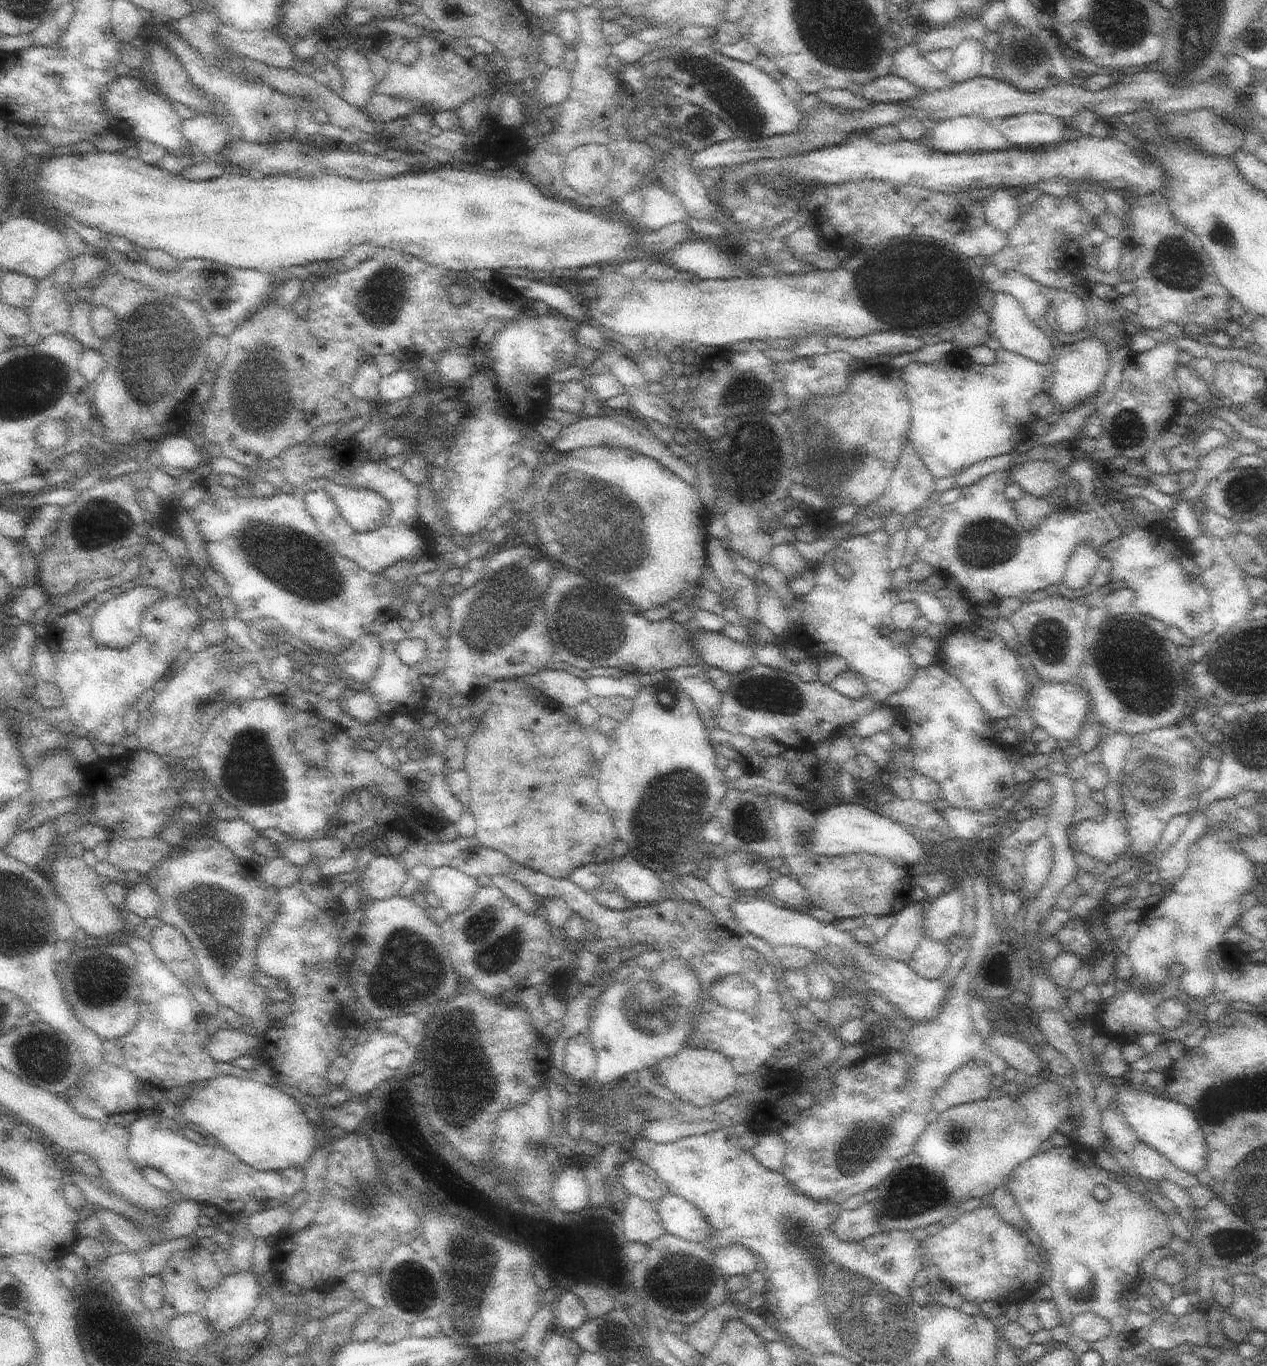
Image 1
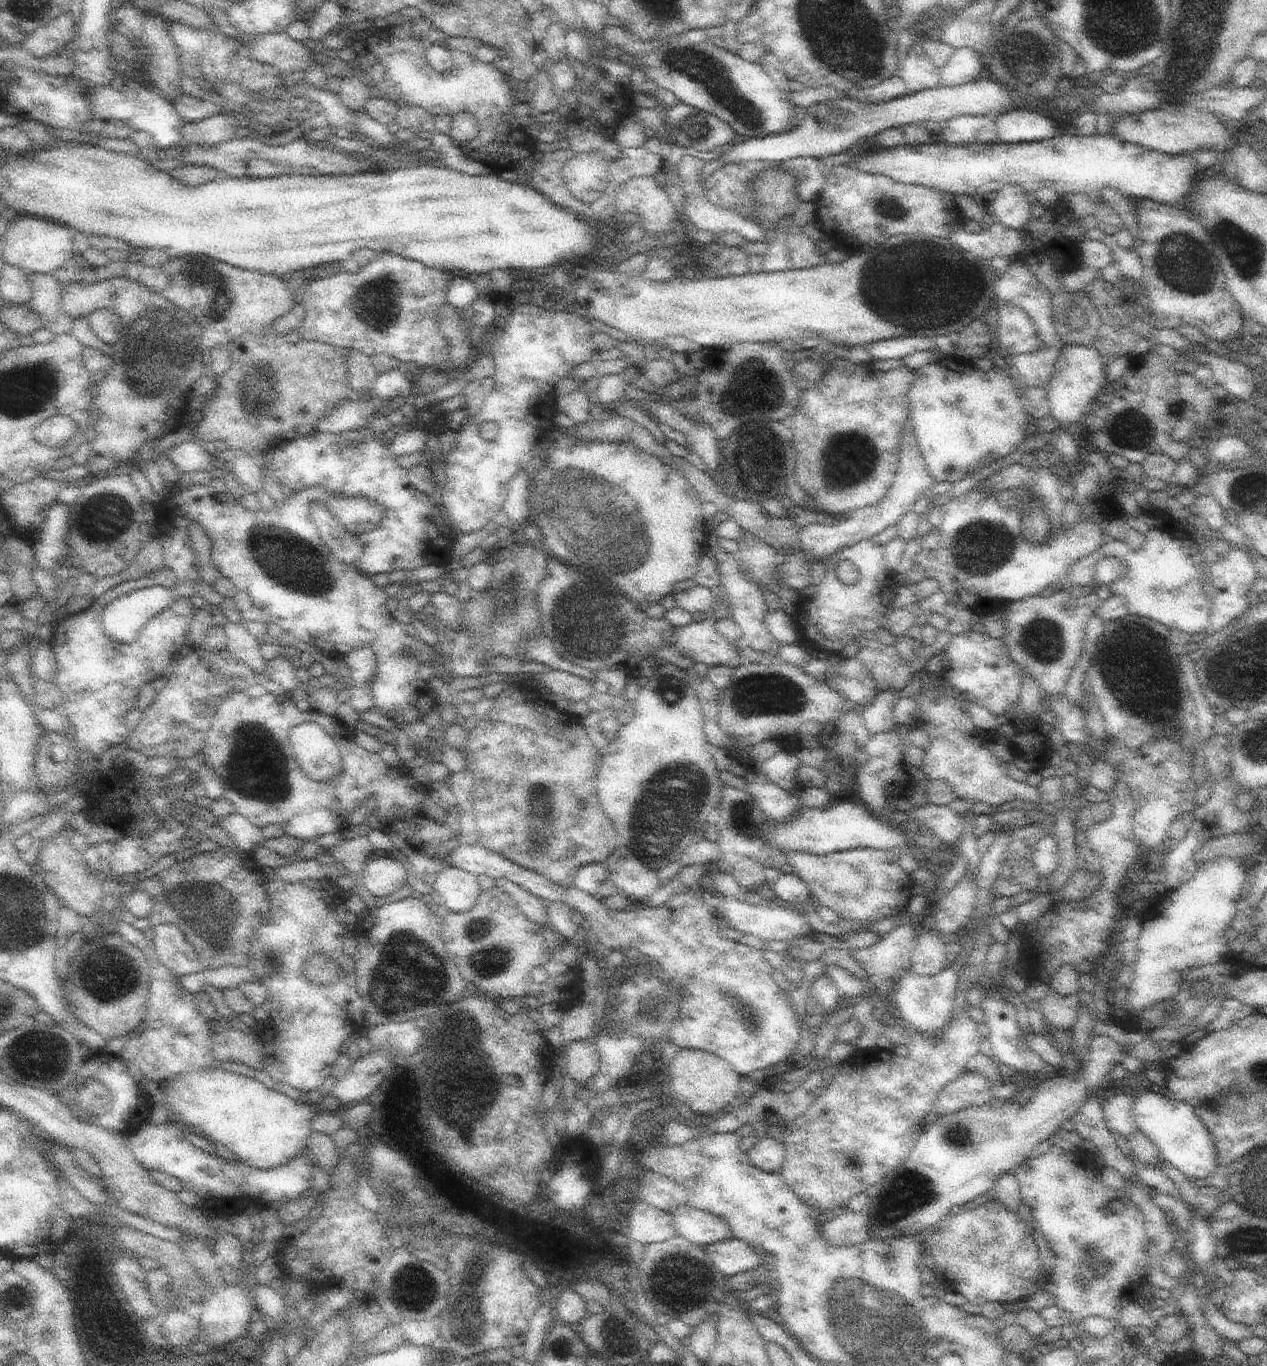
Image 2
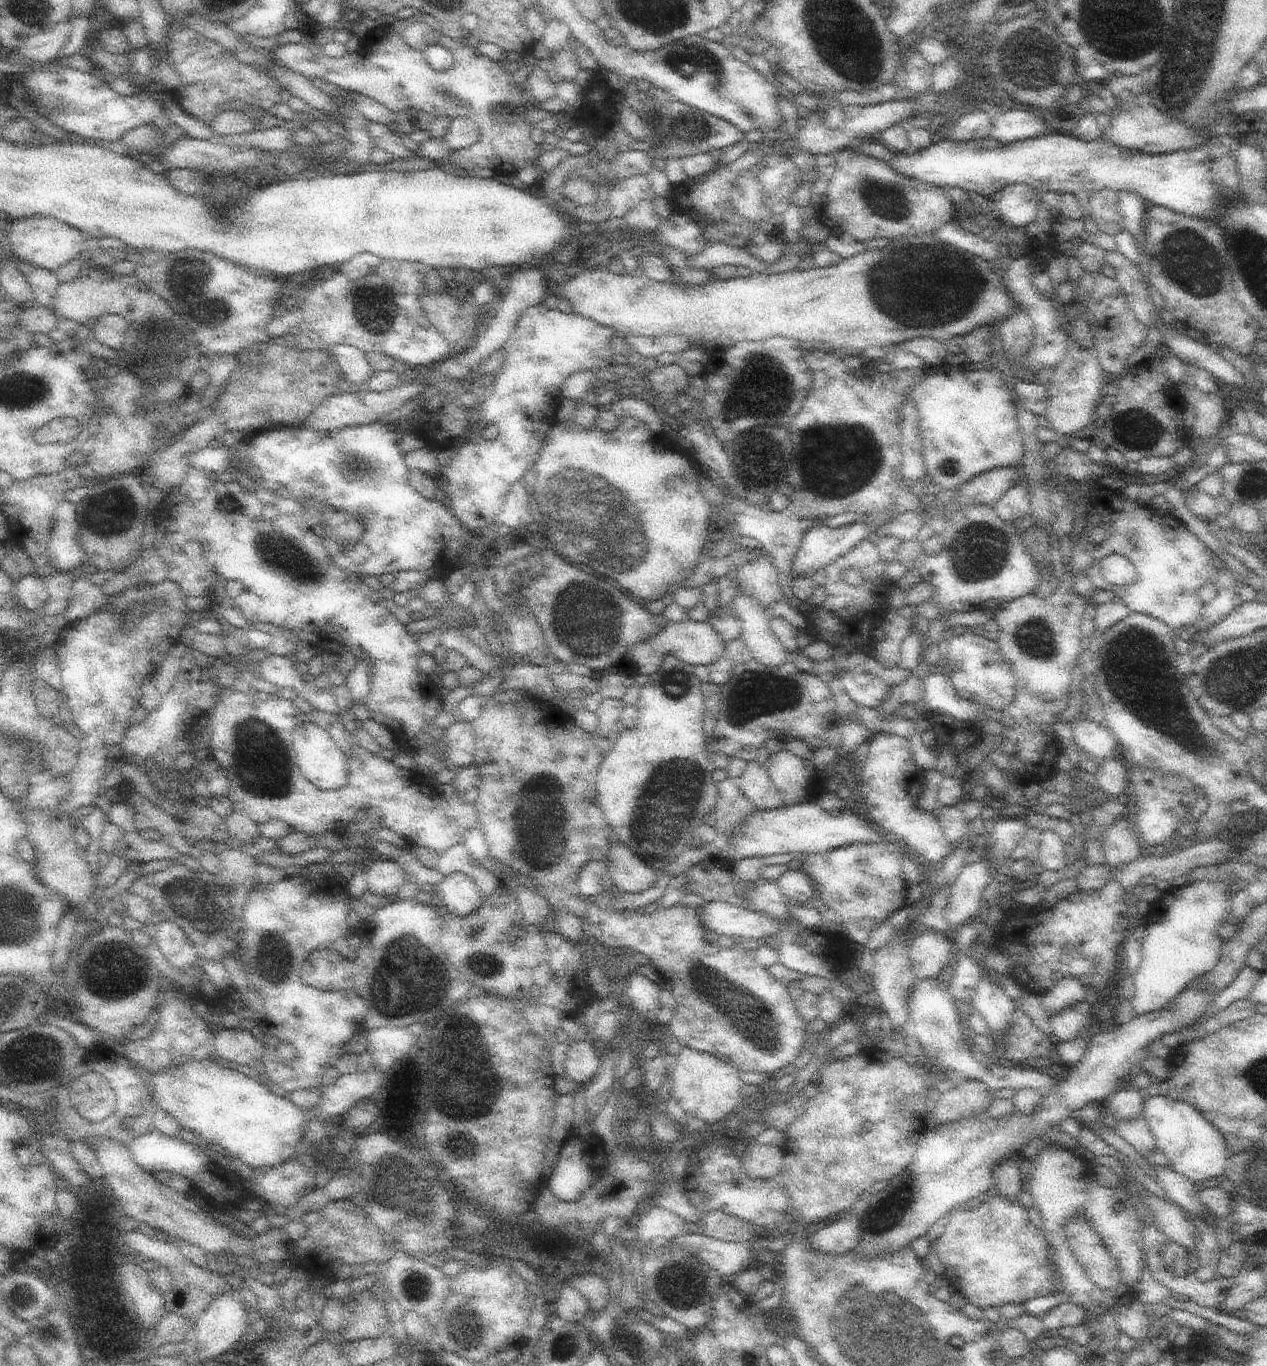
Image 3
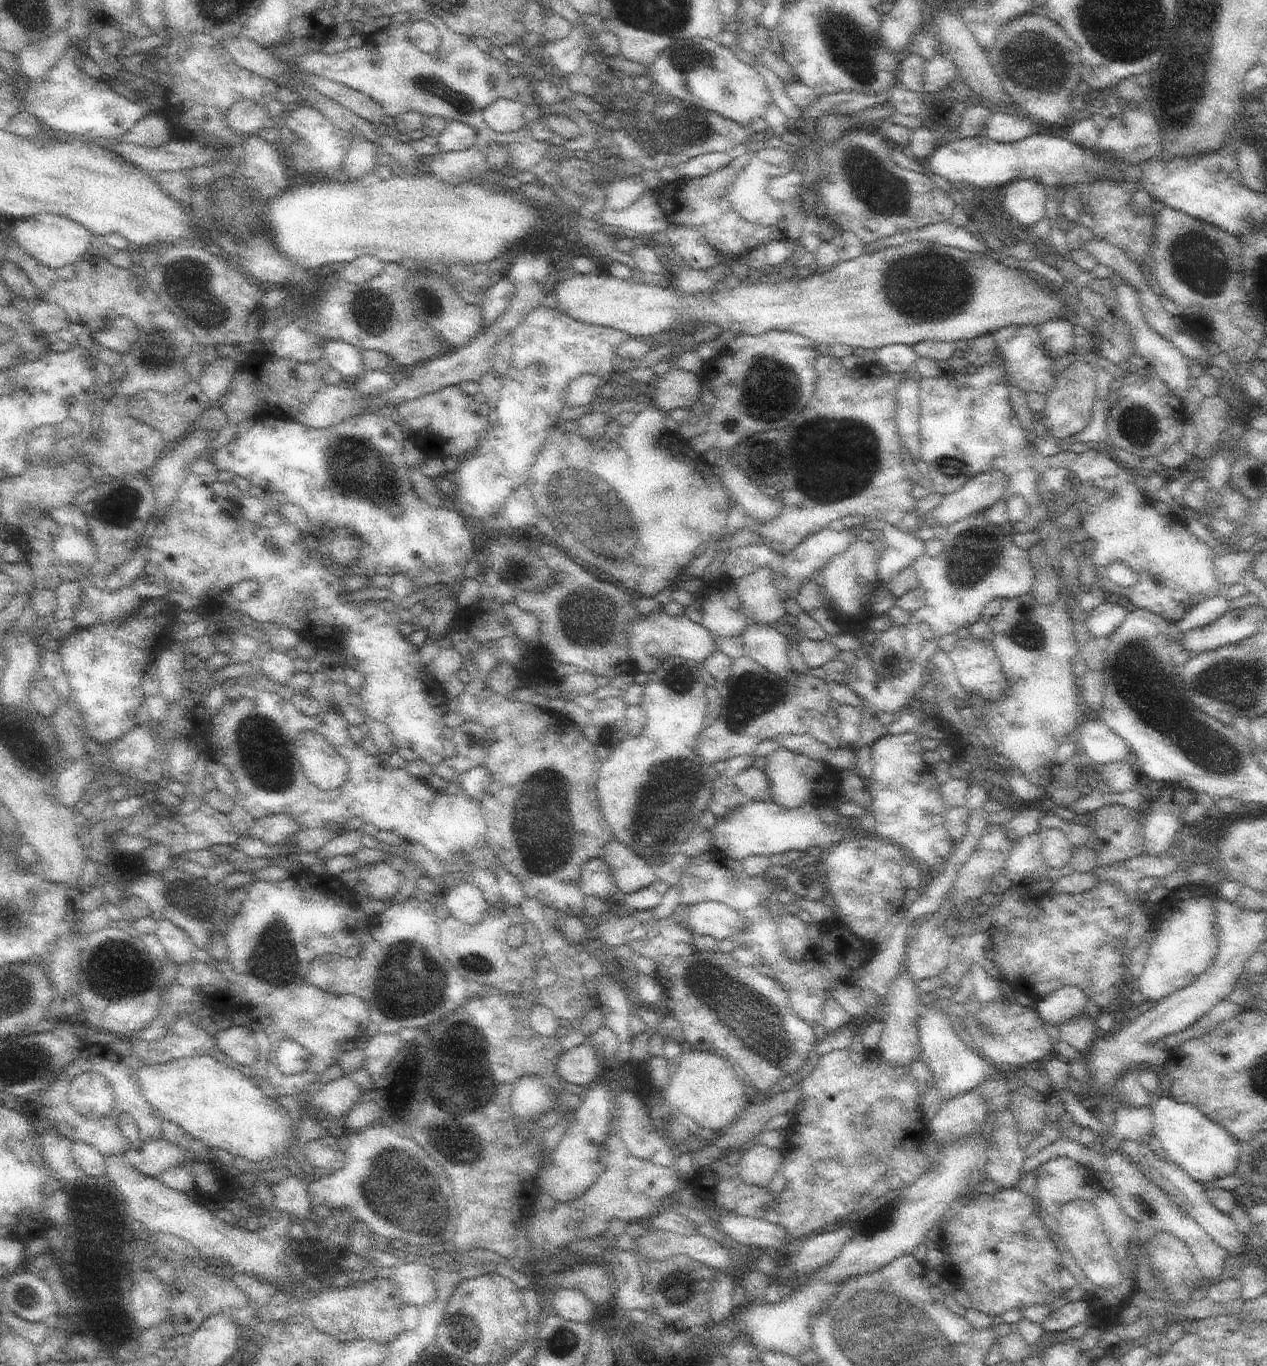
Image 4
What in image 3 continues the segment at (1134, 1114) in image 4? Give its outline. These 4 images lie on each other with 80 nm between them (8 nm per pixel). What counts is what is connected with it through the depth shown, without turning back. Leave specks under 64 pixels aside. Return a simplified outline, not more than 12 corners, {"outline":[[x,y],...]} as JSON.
{"outline":[[1144,1116],[1113,1124],[1144,1159],[1157,1150]]}

